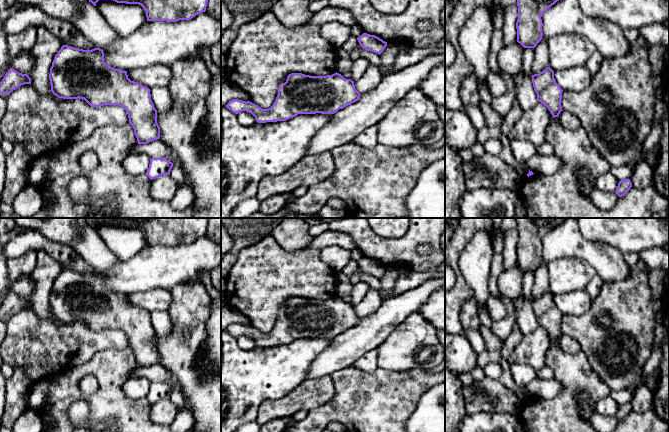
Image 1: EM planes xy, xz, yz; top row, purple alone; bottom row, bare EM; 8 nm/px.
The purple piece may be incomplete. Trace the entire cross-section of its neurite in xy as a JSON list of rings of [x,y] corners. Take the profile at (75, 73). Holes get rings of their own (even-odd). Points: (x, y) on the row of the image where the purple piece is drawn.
[[[63,45],[54,57],[49,80],[51,91],[58,98],[84,99],[92,107],[123,107],[138,144],[160,139],[150,89],[131,81],[127,71],[107,65],[102,49],[83,50]]]

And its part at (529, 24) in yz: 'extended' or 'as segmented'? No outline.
as segmented

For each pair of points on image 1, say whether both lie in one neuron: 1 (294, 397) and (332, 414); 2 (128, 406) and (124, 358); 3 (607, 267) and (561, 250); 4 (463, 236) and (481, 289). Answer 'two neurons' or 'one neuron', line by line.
1: two neurons
2: one neuron
3: one neuron
4: two neurons

